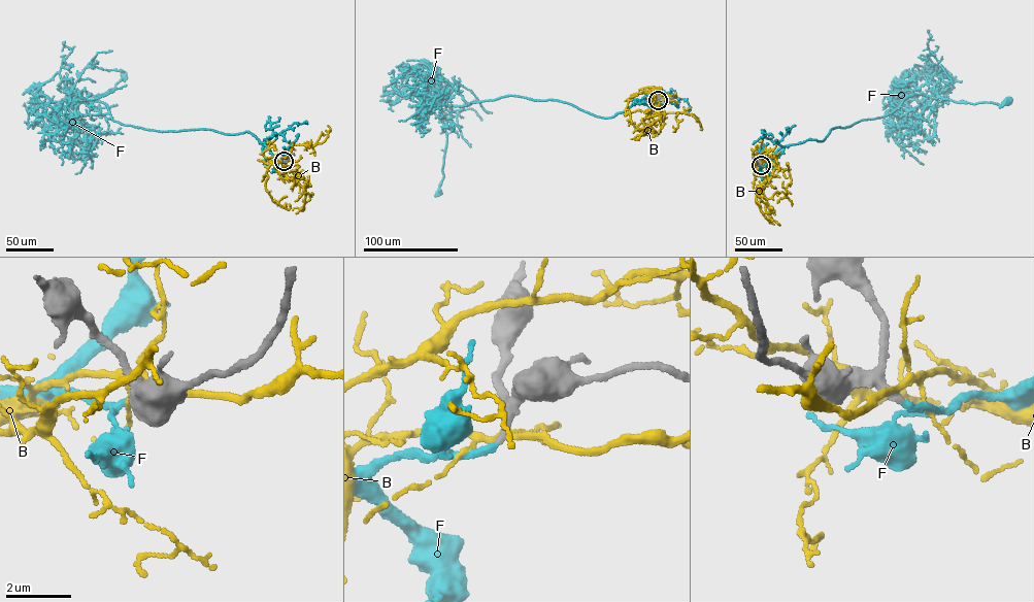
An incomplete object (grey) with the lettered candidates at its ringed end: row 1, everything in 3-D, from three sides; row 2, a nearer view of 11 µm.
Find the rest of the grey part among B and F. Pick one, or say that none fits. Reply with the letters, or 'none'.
F

